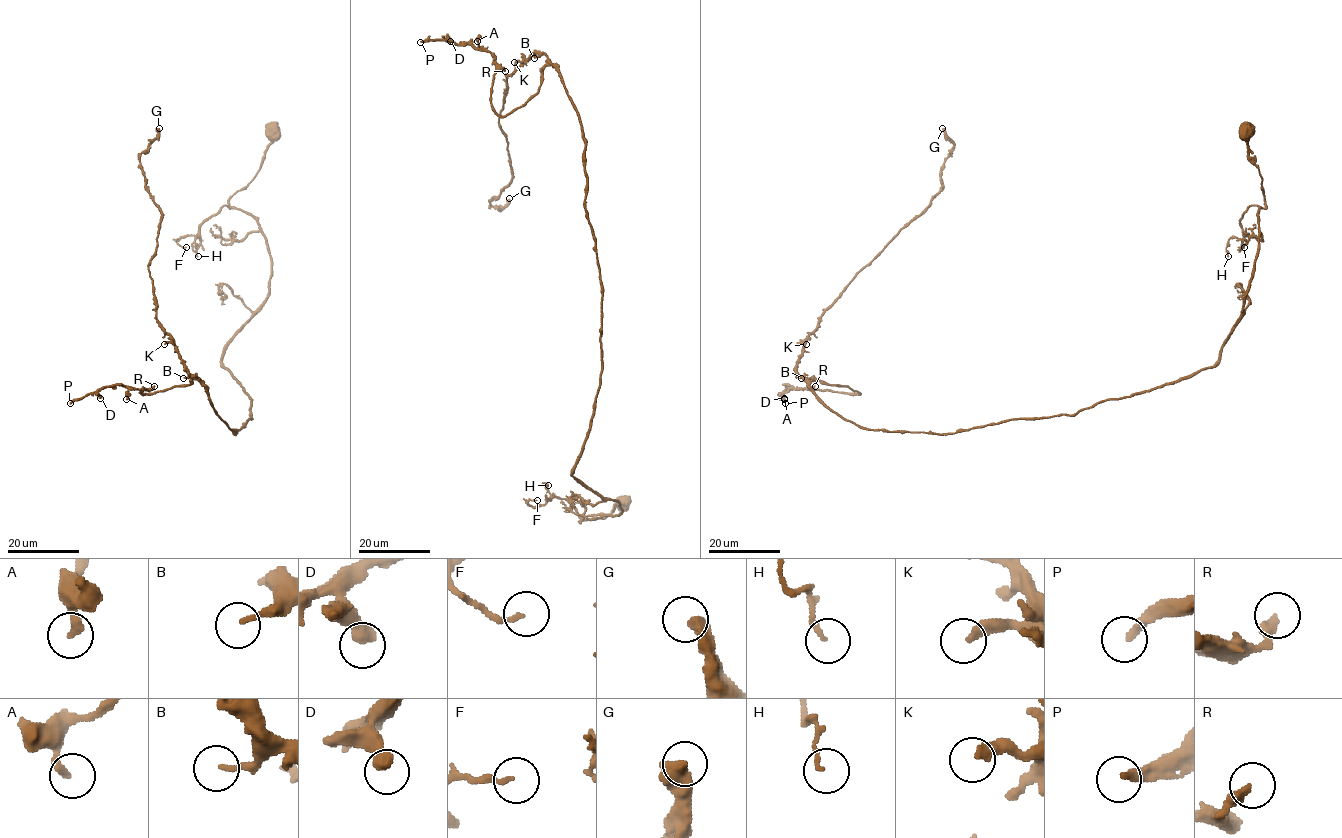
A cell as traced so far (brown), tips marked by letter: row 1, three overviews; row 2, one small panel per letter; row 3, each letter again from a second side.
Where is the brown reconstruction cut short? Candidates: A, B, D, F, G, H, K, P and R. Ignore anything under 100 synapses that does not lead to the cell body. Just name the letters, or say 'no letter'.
P

